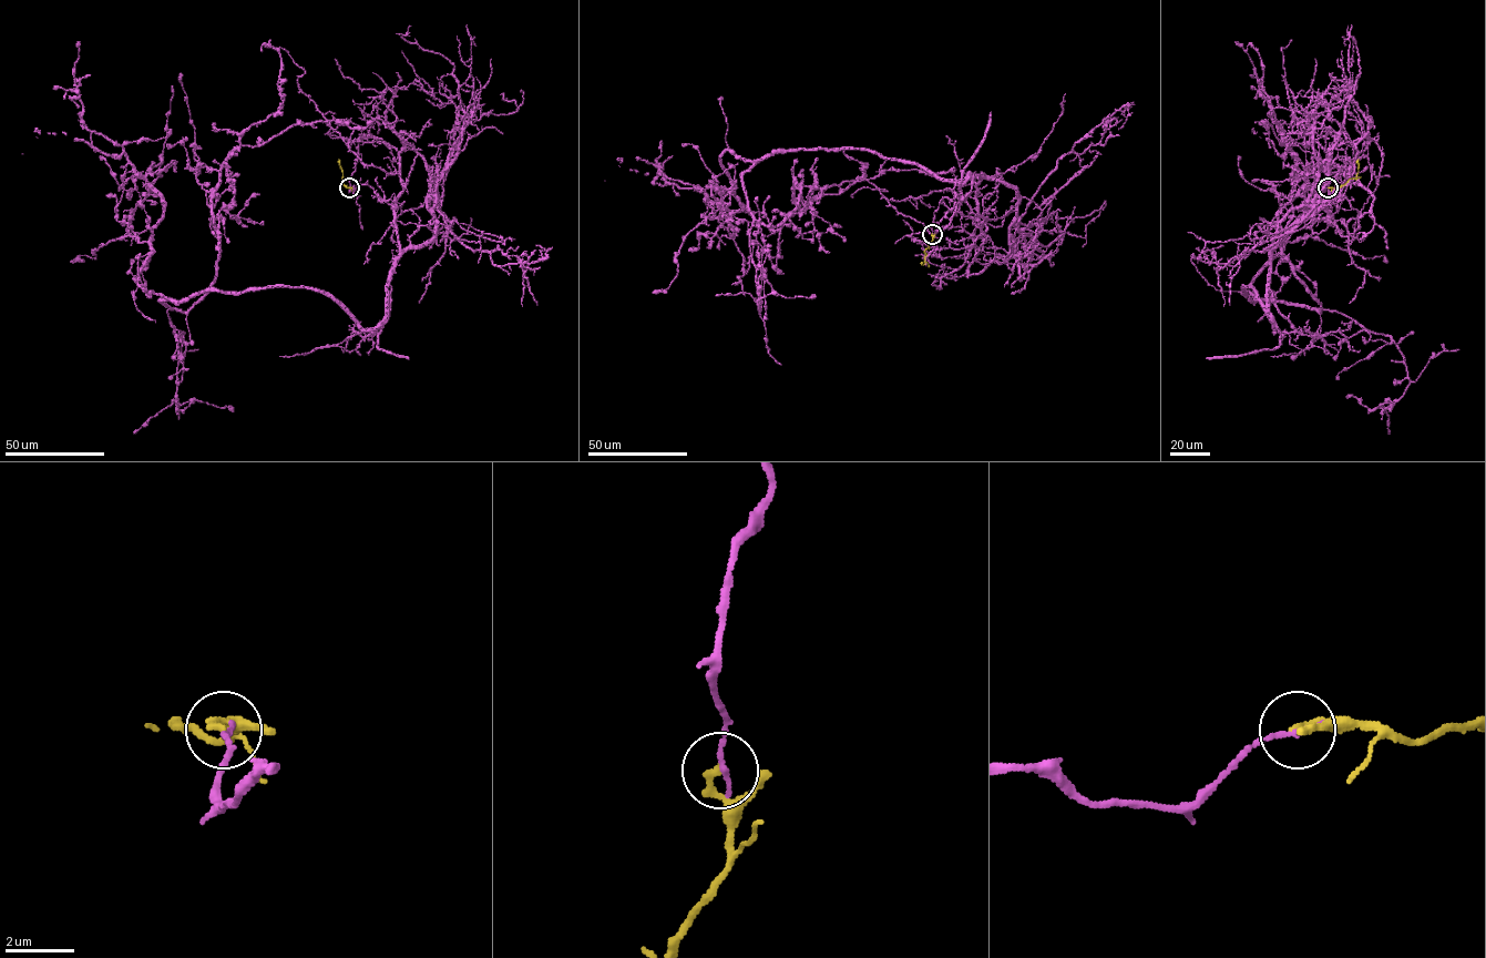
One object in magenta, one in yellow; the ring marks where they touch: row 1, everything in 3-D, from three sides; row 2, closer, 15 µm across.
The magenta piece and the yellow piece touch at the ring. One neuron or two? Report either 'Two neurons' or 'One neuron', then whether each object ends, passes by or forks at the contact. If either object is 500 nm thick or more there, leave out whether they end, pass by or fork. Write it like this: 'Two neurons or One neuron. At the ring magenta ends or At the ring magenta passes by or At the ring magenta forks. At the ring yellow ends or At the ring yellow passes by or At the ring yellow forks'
Two neurons. At the ring magenta ends. At the ring yellow ends

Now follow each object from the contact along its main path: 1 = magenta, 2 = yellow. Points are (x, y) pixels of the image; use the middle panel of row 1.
1: (932, 234), (981, 176), (863, 150), (766, 155), (749, 212), (866, 175), (844, 151)
2: (932, 234), (924, 264), (921, 264)

